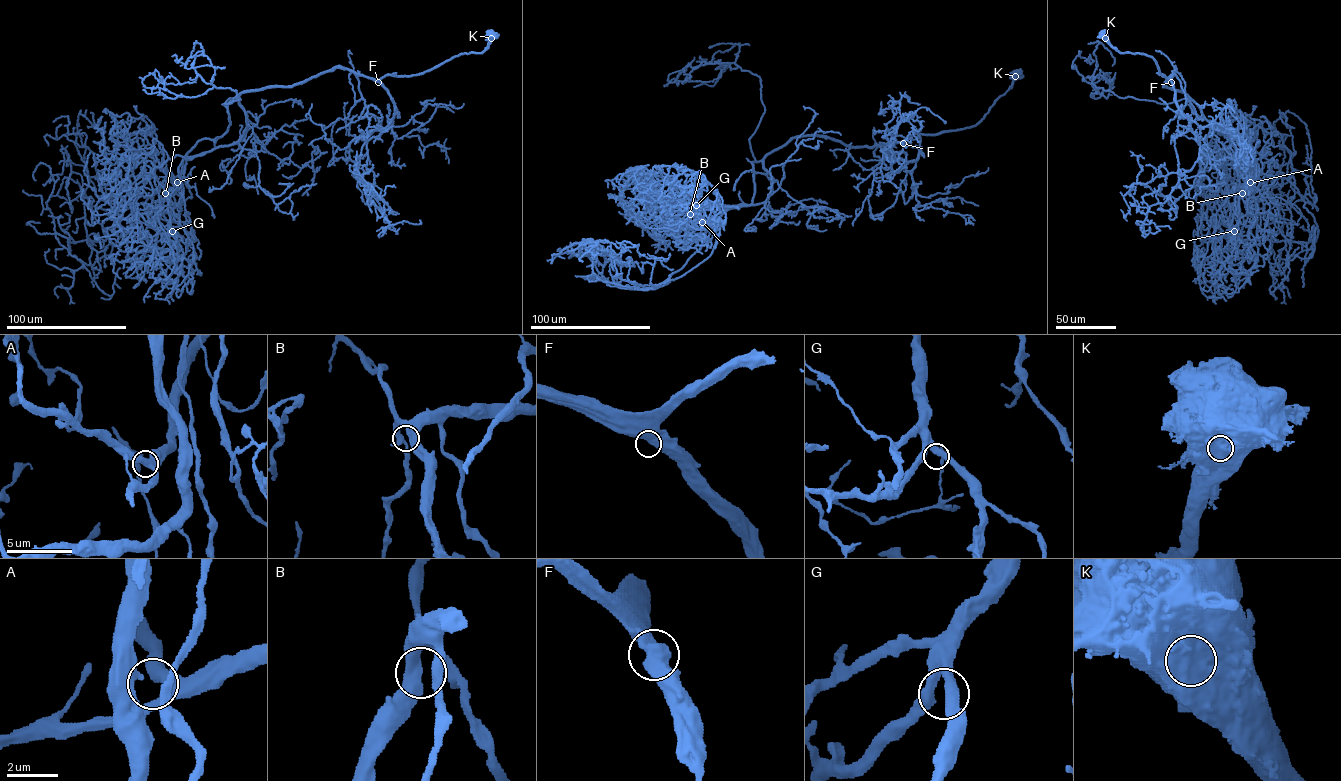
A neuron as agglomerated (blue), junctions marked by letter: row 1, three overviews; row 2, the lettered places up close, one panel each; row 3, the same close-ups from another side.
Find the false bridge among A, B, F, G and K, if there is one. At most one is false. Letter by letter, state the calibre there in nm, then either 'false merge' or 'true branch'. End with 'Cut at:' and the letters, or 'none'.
A: 480 nm thick; true branch
B: 550 nm thick; true branch
F: 800 nm thick; true branch
G: 440 nm thick; true branch
K: 1550 nm thick; true branch
Cut at: none

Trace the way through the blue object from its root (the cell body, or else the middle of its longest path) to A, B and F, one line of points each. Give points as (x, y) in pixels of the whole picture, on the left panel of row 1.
A: (490, 35), (481, 52), (417, 74), (332, 68), (243, 91), (228, 129), (197, 142), (177, 182)
B: (490, 35), (481, 52), (417, 74), (332, 68), (246, 90), (244, 135), (186, 157), (180, 187), (165, 193)
F: (490, 35), (490, 42), (480, 52), (459, 54), (417, 74), (385, 74), (378, 82)

